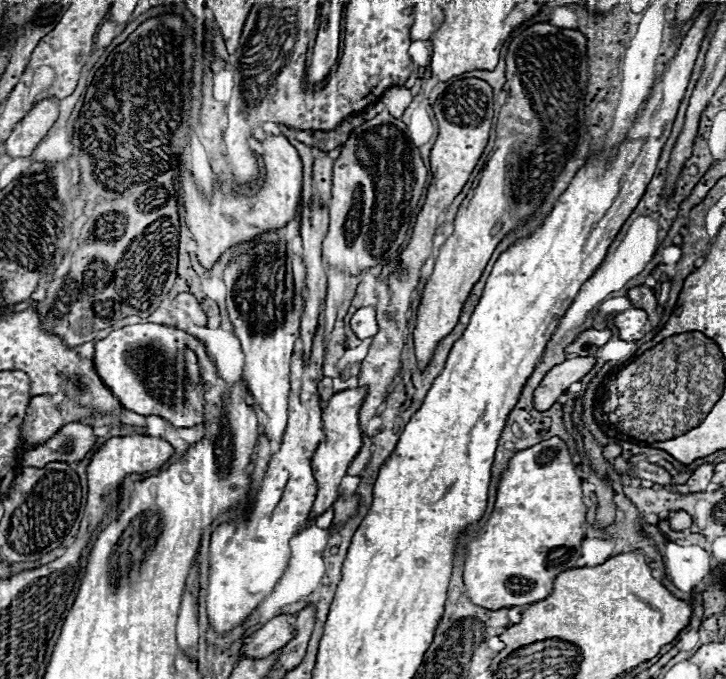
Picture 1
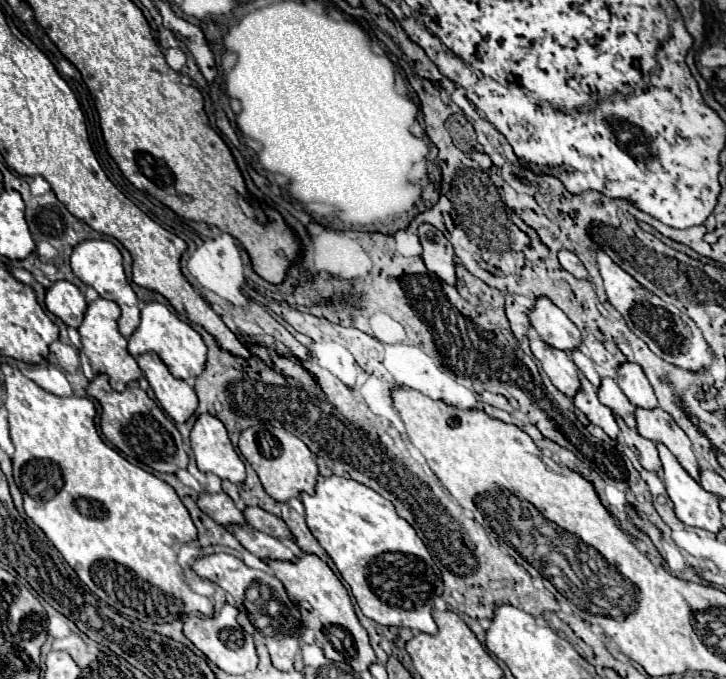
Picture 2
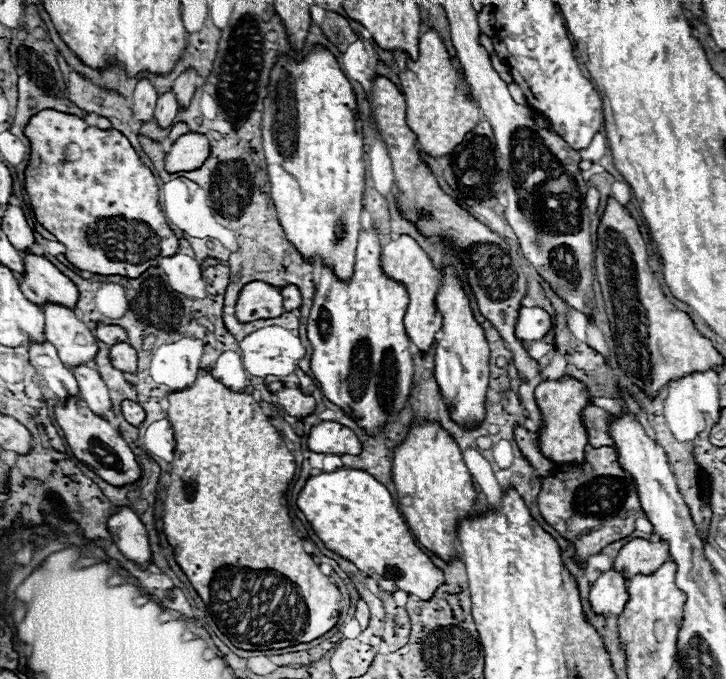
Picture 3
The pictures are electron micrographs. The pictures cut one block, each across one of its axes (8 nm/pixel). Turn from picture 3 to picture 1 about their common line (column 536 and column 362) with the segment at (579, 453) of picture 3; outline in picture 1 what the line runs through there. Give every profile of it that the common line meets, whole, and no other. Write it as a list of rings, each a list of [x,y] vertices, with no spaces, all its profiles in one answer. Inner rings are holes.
[[[358,386],[352,390],[344,390],[338,392],[330,398],[328,408],[324,410],[322,418],[324,418],[324,432],[326,432],[326,444],[320,444],[314,458],[312,458],[312,470],[314,470],[314,478],[320,484],[314,508],[312,508],[312,518],[320,516],[324,510],[332,508],[332,504],[338,500],[338,486],[342,482],[342,478],[348,472],[348,466],[352,464],[352,460],[356,458],[356,454],[362,448],[362,432],[358,426],[358,412],[362,408],[362,402],[366,398],[368,388]]]

